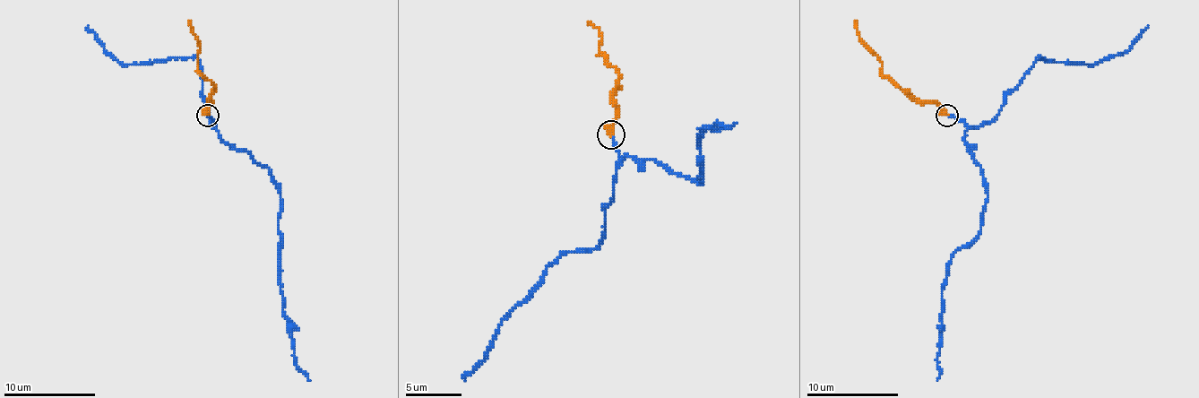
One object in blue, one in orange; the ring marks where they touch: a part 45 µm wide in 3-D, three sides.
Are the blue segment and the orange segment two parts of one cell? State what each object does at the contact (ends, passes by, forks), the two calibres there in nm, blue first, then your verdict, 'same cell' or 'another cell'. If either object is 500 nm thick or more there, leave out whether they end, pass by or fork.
blue ends; orange ends; calibres 140 and 480 nm; same cell

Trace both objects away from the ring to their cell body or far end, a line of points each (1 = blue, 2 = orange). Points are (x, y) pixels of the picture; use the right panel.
1: (948, 115), (967, 131), (964, 142), (987, 194), (980, 234), (953, 255), (944, 286), (937, 380)
2: (946, 115), (935, 103), (911, 100), (882, 69), (880, 57), (864, 41), (855, 21)

